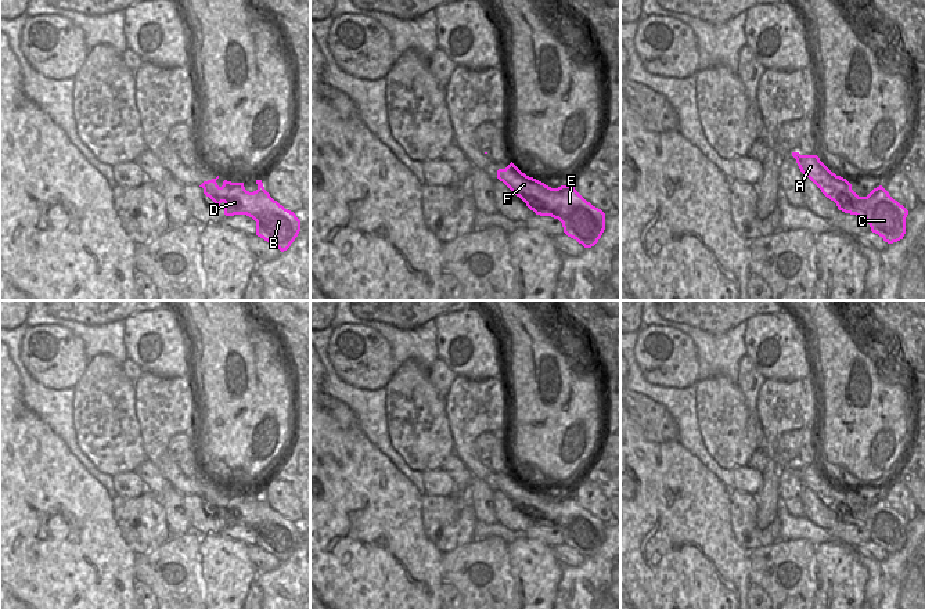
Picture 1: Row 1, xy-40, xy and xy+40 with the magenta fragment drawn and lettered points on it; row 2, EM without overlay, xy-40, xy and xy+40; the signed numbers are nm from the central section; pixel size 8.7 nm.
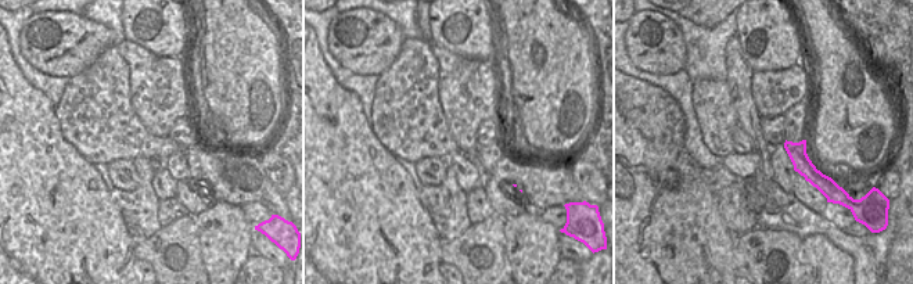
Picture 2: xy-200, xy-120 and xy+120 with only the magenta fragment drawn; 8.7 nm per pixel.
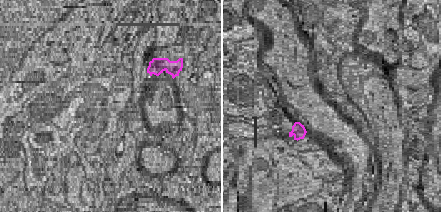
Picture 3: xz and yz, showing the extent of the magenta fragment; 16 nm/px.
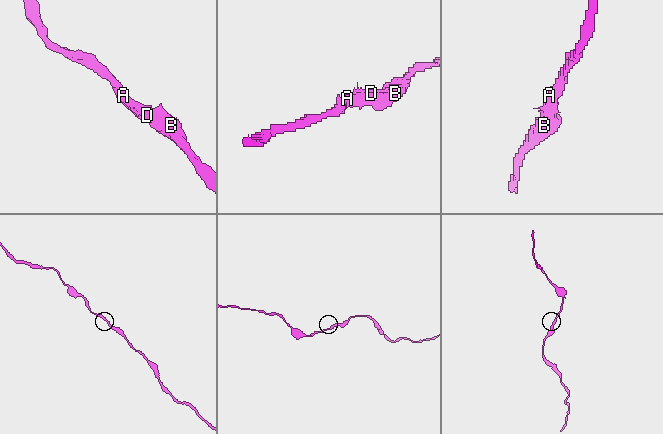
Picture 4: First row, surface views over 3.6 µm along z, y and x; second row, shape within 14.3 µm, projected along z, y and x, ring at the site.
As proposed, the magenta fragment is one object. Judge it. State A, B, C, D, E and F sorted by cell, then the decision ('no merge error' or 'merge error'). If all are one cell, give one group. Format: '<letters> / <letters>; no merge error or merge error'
A B C D E F; no merge error

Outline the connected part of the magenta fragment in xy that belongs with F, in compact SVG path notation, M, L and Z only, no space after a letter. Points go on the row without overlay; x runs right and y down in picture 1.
M512 472L497 480L497 489L536 525L558 529L564 543L584 558L594 556L601 548L605 523L587 512L572 494L551 498L522 483Z

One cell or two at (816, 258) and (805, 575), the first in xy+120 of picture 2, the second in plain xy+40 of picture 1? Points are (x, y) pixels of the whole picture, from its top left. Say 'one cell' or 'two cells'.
two cells

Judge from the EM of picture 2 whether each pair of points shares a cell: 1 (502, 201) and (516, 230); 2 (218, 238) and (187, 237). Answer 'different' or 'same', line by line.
1: different
2: different

